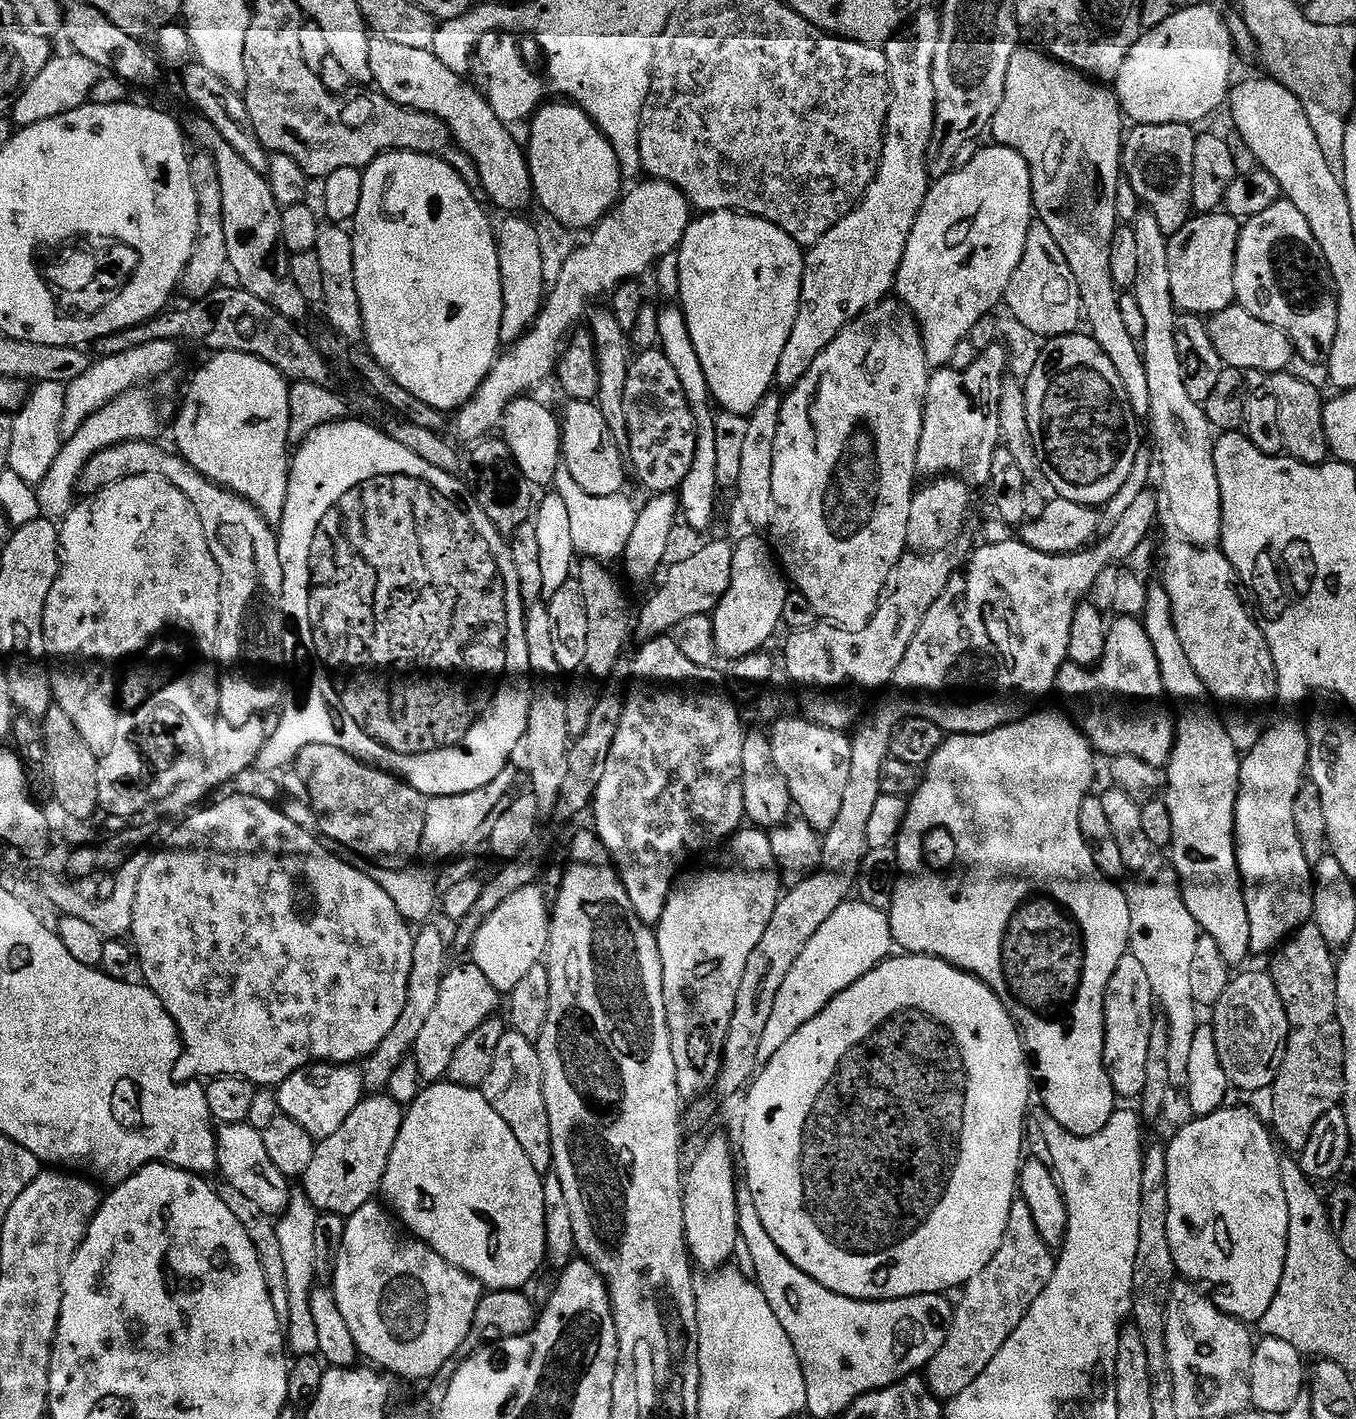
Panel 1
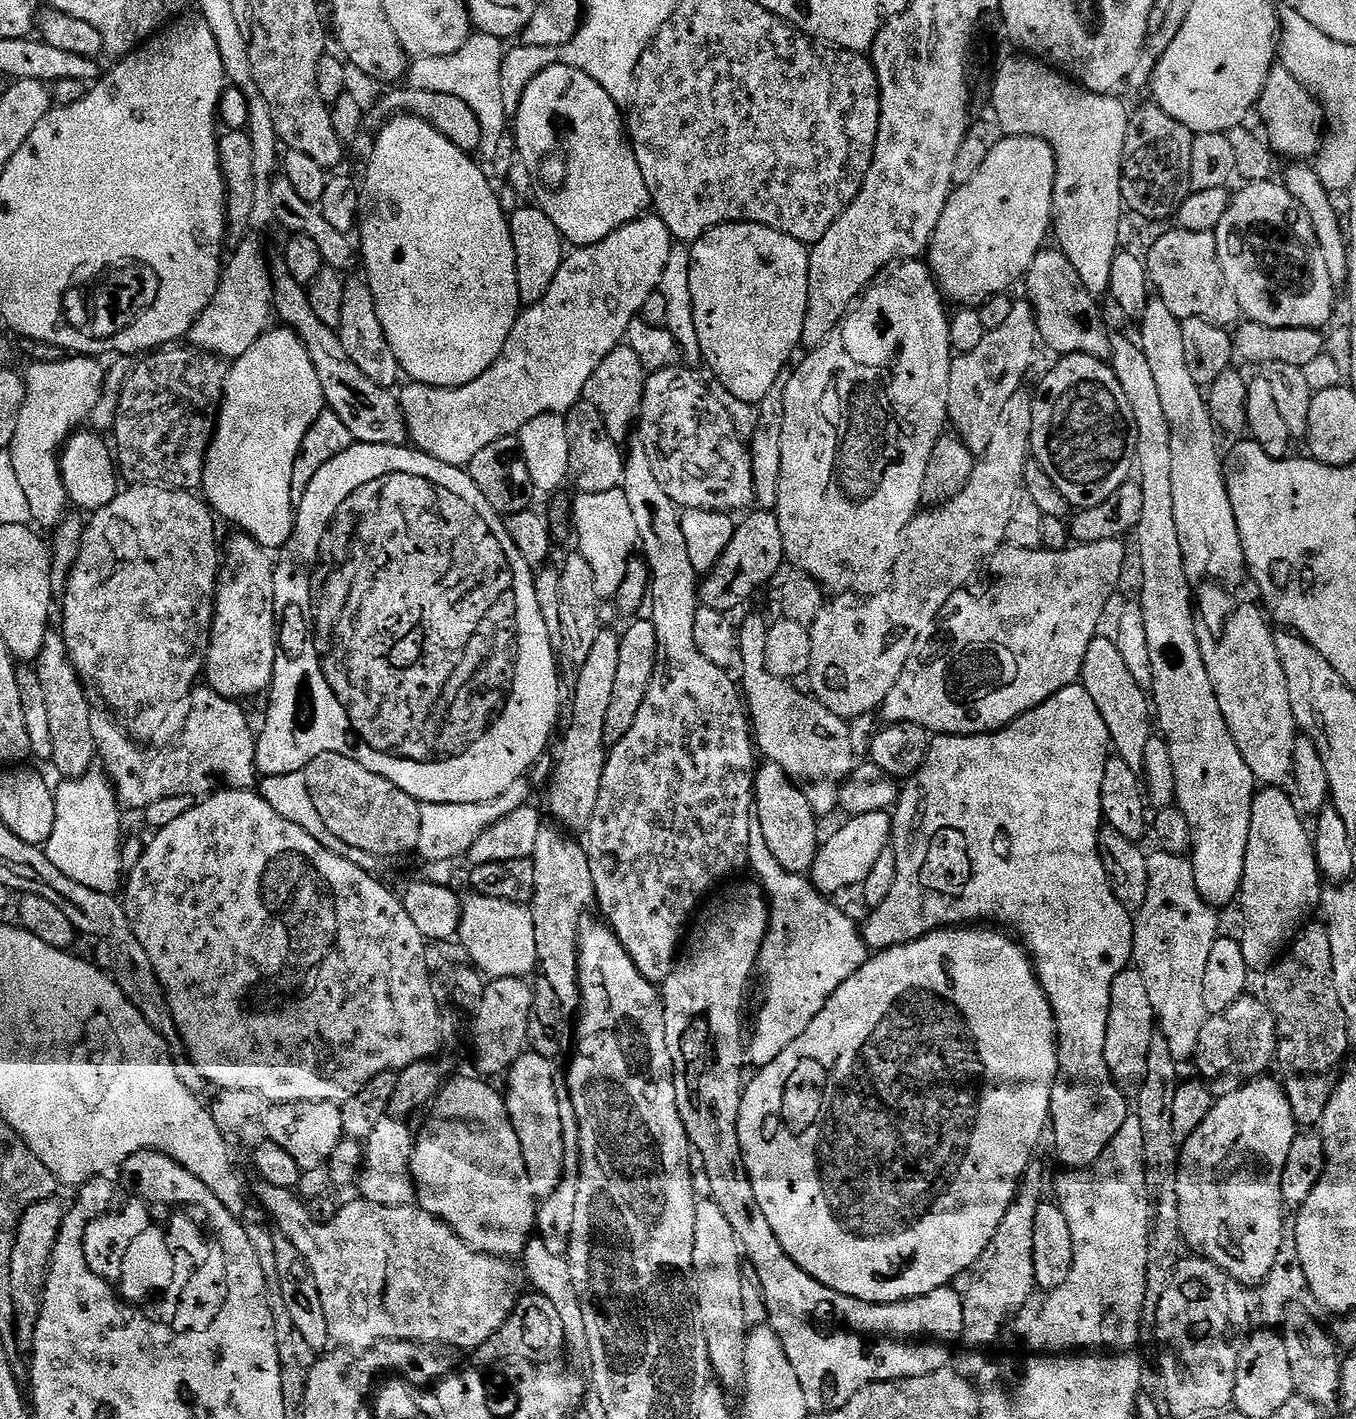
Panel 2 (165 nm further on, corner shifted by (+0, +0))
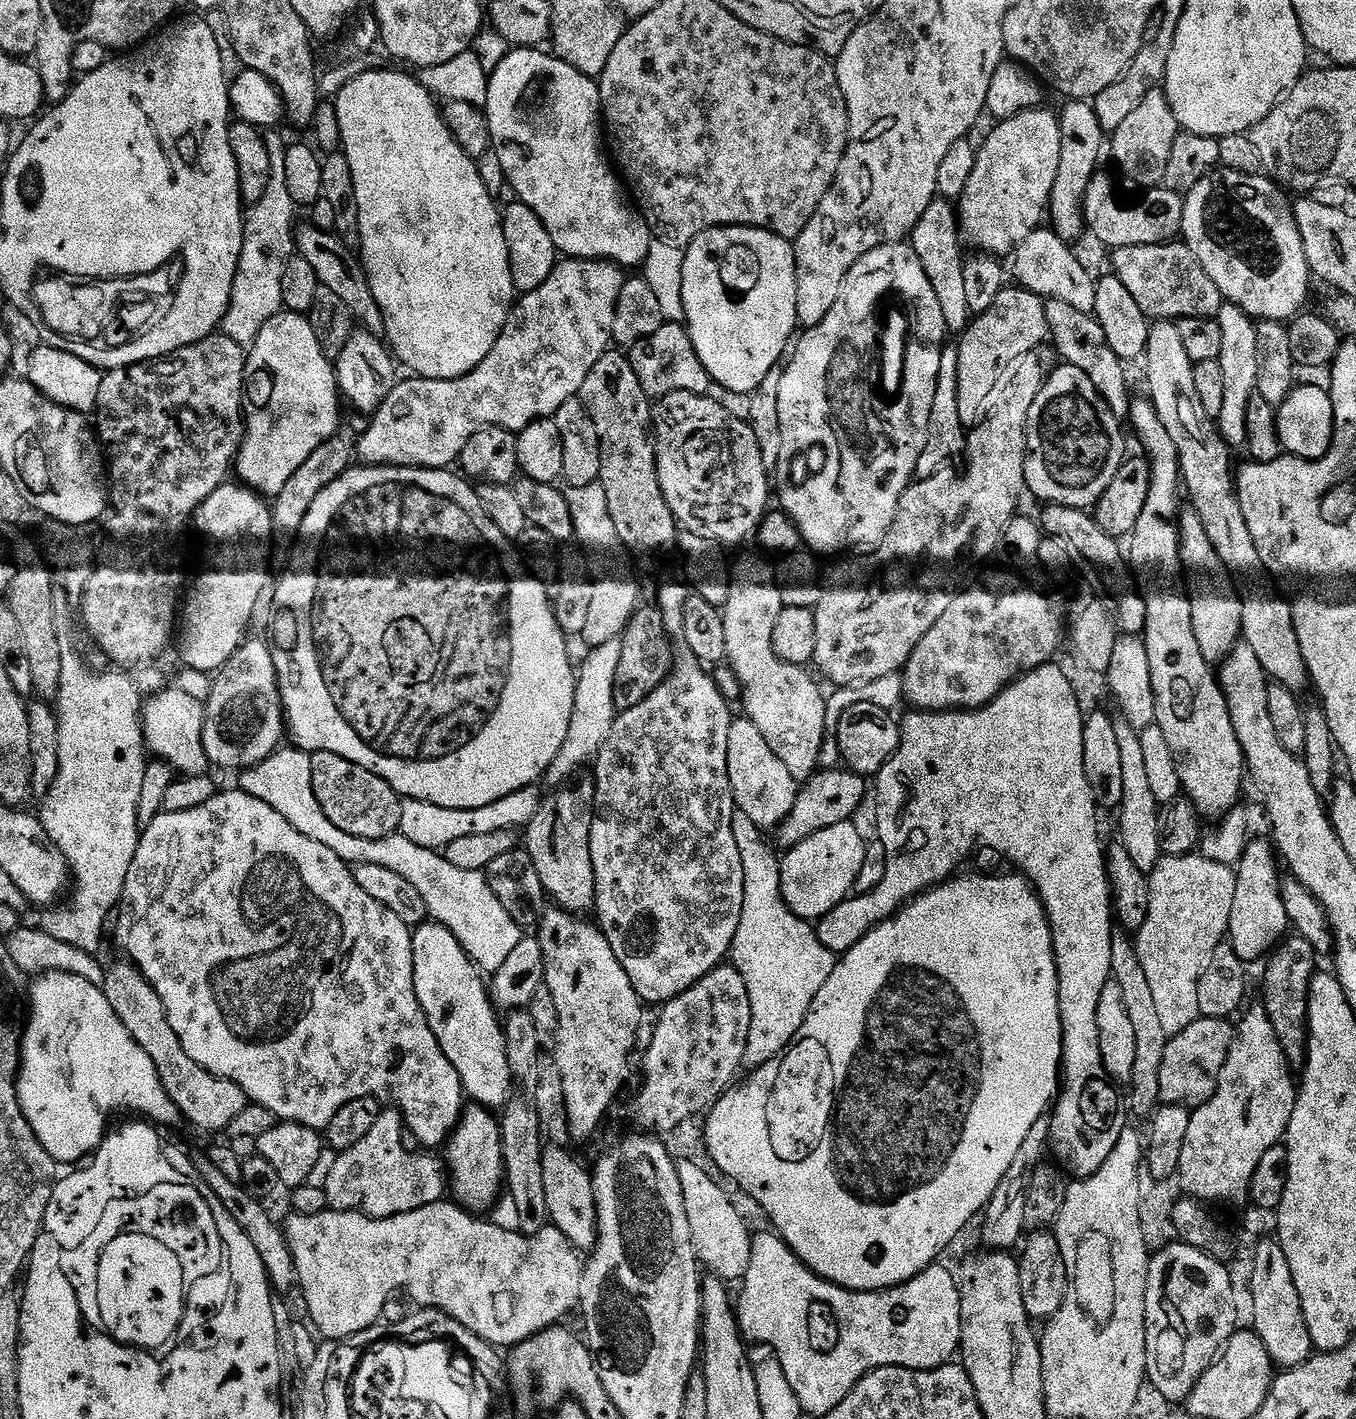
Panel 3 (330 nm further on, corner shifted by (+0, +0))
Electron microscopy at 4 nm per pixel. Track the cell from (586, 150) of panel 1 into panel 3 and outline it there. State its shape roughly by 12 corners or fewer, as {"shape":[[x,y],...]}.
{"shape":[[512,48],[494,154],[557,253],[639,269],[654,233],[604,153],[599,83]]}

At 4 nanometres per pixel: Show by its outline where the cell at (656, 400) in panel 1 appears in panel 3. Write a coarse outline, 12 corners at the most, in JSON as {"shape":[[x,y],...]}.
{"shape":[[693,392],[654,404],[662,494],[740,544],[769,511],[747,419]]}

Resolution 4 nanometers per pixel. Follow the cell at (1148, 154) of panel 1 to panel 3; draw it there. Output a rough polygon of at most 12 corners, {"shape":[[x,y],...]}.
{"shape":[[1150,90],[1111,133],[1112,160],[1140,190],[1161,187],[1181,131]]}

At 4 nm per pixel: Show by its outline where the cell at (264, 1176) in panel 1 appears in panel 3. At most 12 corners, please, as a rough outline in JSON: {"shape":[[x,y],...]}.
{"shape":[[440,1200],[283,1225],[311,1327],[403,1288],[511,1350],[580,1302],[581,1253]]}

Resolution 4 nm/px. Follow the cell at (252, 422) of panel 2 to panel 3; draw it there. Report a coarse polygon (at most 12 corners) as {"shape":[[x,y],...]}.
{"shape":[[281,310],[247,349],[234,472],[265,498],[340,429],[333,361]]}

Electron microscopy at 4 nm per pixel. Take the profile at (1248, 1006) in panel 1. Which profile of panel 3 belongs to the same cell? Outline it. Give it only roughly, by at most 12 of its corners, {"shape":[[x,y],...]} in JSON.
{"shape":[[1201,1016],[1171,1037],[1160,1104],[1200,1108],[1216,1093],[1234,1028]]}

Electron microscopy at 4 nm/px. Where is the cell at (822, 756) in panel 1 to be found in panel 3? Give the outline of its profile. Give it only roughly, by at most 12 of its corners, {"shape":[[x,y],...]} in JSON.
{"shape":[[760,560],[730,572],[726,664],[747,719],[798,782],[815,776],[826,696],[772,649],[784,609]]}

